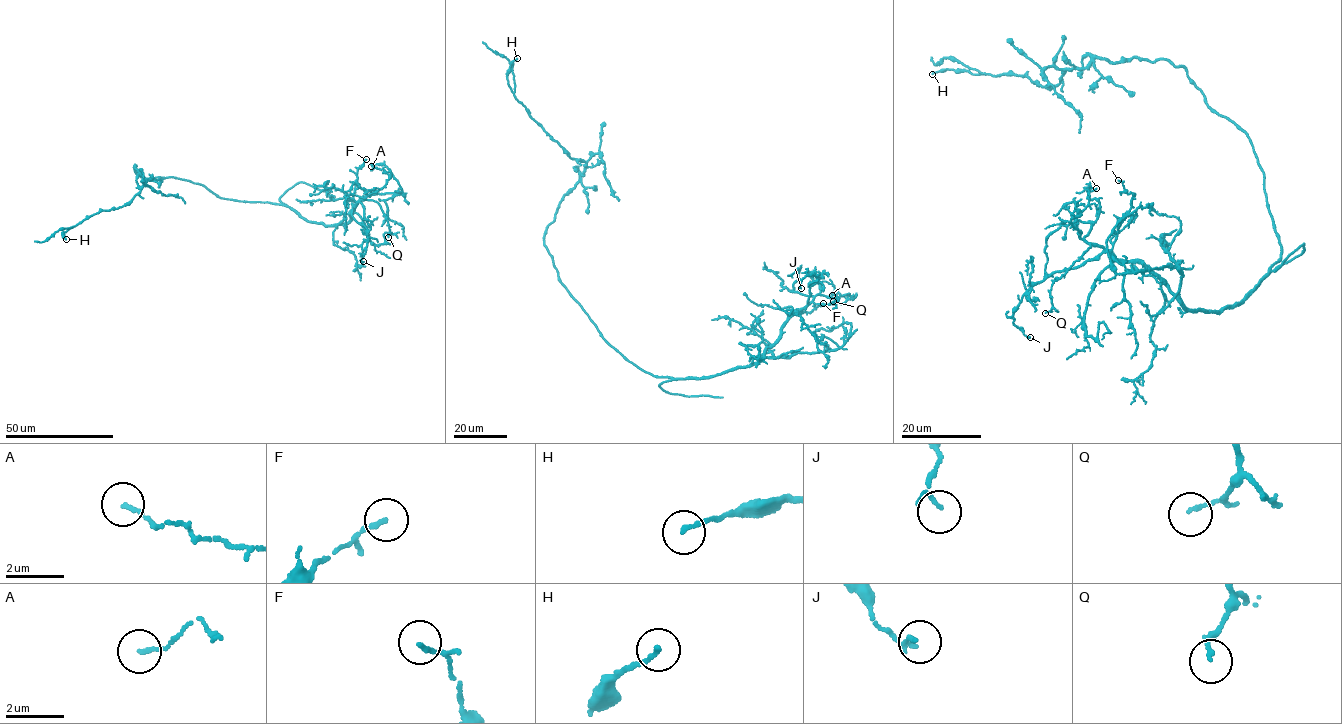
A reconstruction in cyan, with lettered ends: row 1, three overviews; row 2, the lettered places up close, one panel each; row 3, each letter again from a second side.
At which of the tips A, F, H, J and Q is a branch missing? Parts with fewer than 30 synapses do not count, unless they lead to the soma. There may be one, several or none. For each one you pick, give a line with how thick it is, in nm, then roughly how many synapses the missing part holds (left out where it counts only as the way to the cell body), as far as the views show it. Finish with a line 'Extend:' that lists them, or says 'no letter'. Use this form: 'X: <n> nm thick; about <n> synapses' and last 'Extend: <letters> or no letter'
Extend: no letter

